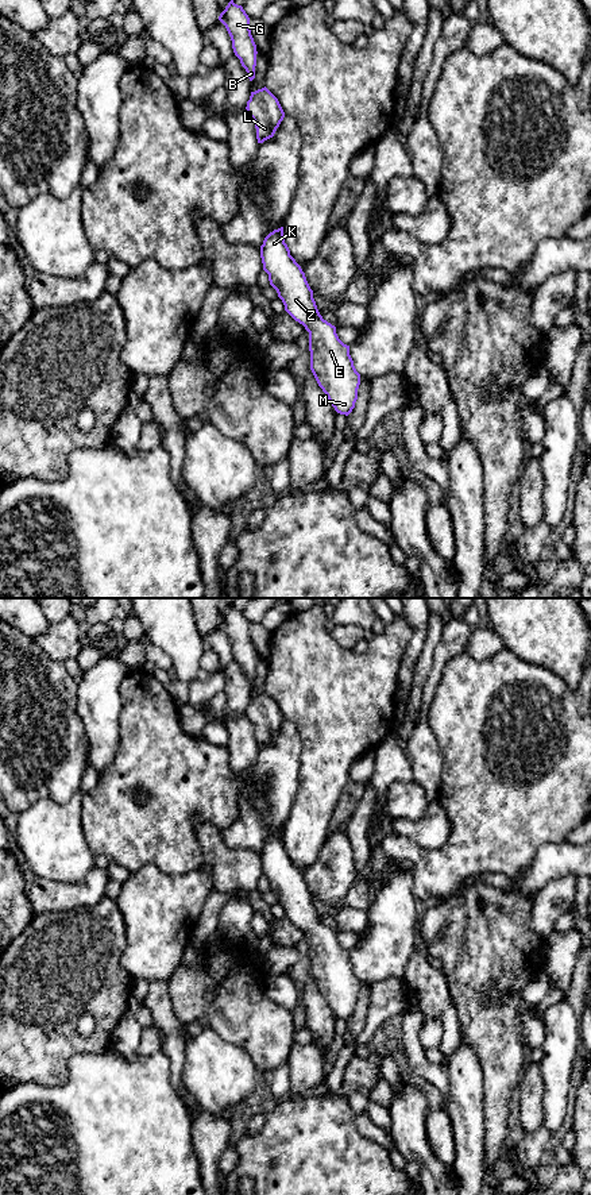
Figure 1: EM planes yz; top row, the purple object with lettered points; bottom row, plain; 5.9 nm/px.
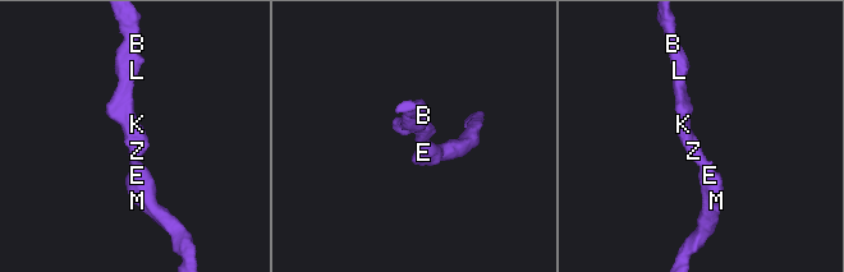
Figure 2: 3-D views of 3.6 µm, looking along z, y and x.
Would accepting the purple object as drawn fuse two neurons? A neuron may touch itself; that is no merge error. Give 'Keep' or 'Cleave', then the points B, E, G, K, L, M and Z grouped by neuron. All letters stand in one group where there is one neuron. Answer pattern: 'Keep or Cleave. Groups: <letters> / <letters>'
Keep. Groups: B E G K L M Z

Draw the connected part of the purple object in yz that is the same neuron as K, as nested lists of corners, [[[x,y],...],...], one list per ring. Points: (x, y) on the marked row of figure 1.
[[[283,227],[264,238],[260,258],[285,311],[309,332],[310,370],[318,386],[335,410],[348,416],[358,400],[360,374],[354,366],[349,346],[339,339],[336,327],[320,315],[305,273],[285,243]]]

